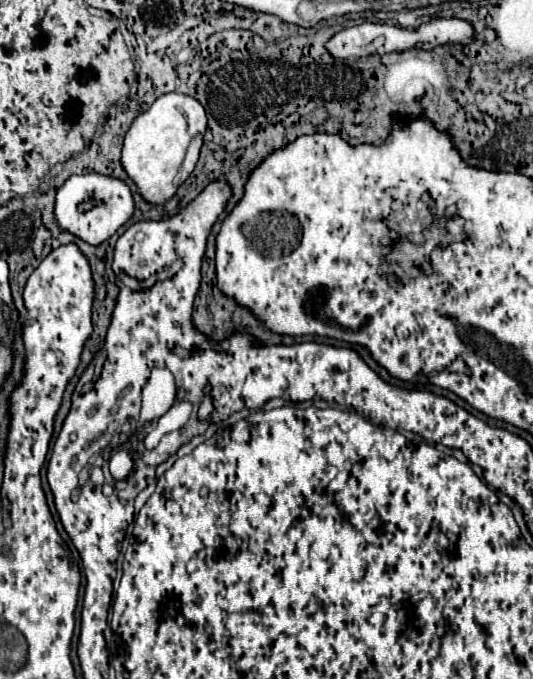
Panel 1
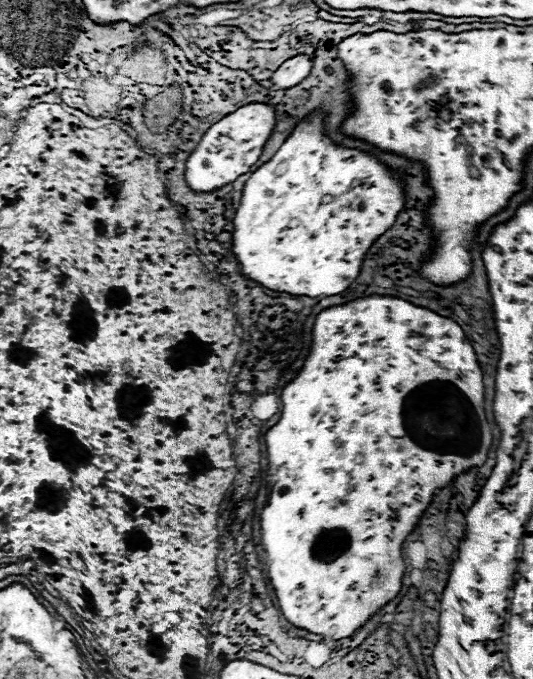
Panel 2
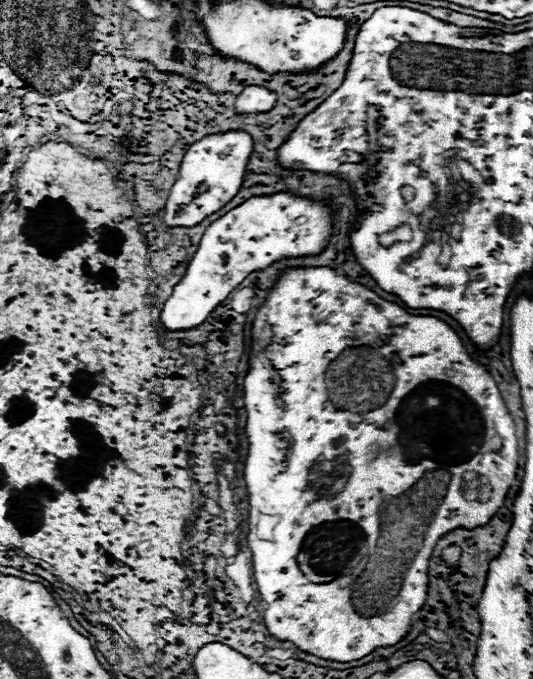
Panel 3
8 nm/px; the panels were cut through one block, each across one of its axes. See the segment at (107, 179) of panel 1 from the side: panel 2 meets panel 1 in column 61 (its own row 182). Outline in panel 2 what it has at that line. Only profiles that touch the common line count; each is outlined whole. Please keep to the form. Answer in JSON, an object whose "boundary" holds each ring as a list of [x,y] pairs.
{"boundary":[[[250,102],[230,112],[216,124],[212,124],[186,162],[184,176],[188,186],[194,188],[196,192],[206,192],[206,190],[220,188],[236,180],[240,174],[248,172],[250,166],[260,158],[264,144],[268,142],[276,122],[278,122],[278,116],[274,106],[266,102]]]}

